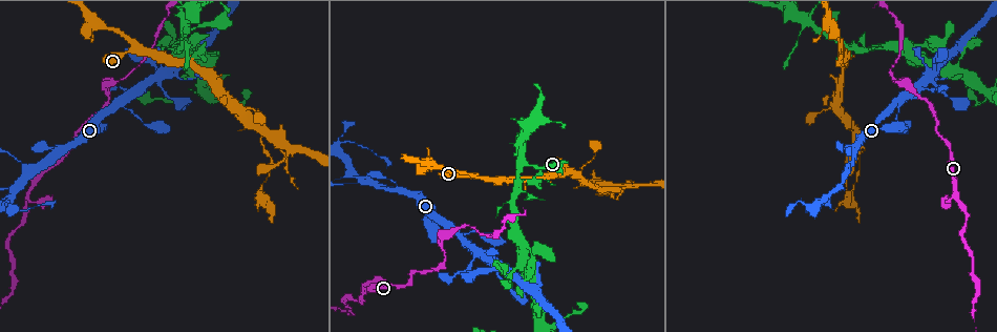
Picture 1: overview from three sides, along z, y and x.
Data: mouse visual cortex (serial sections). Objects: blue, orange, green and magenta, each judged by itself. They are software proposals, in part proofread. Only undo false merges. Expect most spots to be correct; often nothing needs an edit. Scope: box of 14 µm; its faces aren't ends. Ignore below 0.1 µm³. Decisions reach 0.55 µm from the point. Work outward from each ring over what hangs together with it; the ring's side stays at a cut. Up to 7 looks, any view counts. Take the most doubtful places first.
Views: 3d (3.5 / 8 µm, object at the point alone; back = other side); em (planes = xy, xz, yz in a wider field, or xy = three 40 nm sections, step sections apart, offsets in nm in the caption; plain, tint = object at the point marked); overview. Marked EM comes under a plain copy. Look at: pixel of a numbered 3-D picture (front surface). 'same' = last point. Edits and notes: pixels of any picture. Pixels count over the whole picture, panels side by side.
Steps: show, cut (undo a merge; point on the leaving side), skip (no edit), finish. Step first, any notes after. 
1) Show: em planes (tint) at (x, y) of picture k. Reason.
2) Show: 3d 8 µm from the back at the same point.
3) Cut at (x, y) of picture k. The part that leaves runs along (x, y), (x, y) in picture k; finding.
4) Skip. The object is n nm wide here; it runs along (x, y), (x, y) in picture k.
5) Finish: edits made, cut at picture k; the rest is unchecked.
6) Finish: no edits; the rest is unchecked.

Show: 3d 3.5 µm at (135, 45) of picture 1. Sharp bend.

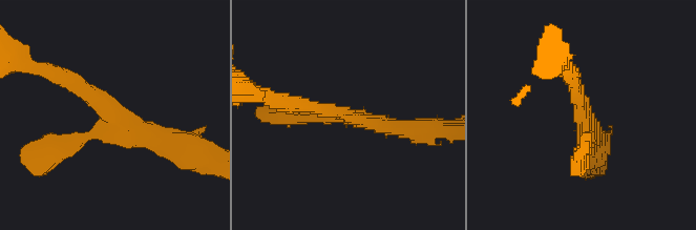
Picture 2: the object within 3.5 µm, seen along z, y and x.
Show: em planes (tint) at (581, 115) of picture 2. Now the EM.

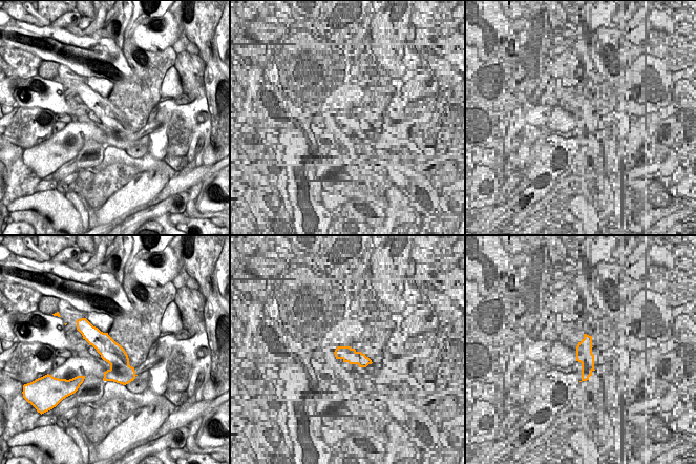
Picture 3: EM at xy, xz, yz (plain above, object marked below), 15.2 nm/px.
Skip. It runs along (580, 154), (585, 122), (569, 74) in picture 2; all the same cell.

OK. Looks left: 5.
Show: 3d 8 µm at (265, 132) of picture 1. A fork.

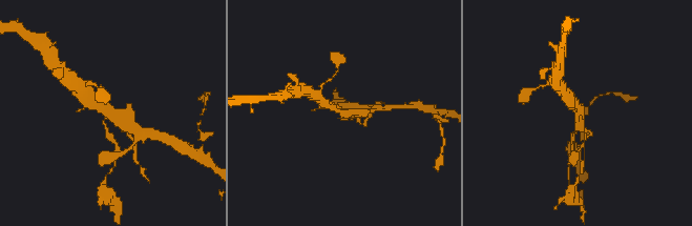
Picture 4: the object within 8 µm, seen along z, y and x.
Show: em xy step 3 (tint) at (110, 110) of picture 4.

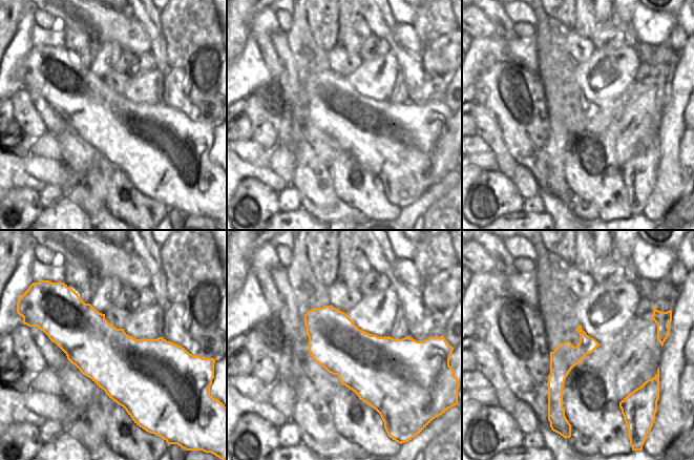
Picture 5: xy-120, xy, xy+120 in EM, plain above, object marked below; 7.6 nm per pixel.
Skip. One cell here.

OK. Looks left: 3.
Show: 3d 3.5 µm at (363, 291) of picture 1.

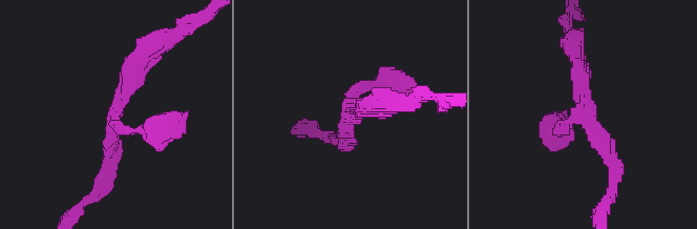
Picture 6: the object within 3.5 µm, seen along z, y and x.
Show: em xy step 2 (tint) at (583, 109) of picture 6.

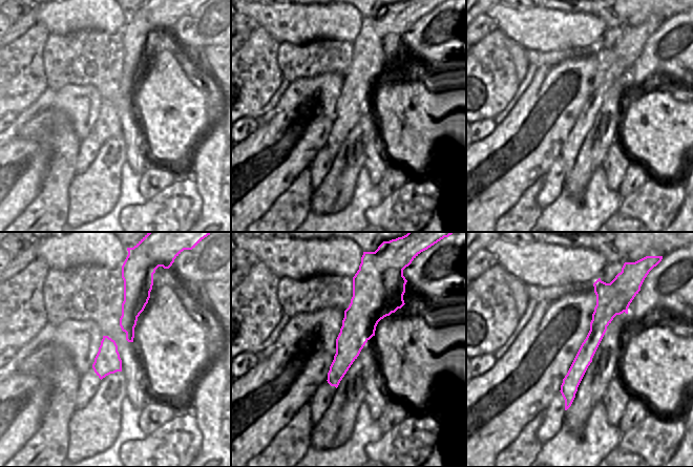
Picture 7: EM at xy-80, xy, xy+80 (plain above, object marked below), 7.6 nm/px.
Skip. It runs along (574, 49), (583, 117), (615, 171) in picture 6; continuous, no second cell.

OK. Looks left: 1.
Finish: no edits; the rest is unchecked.

